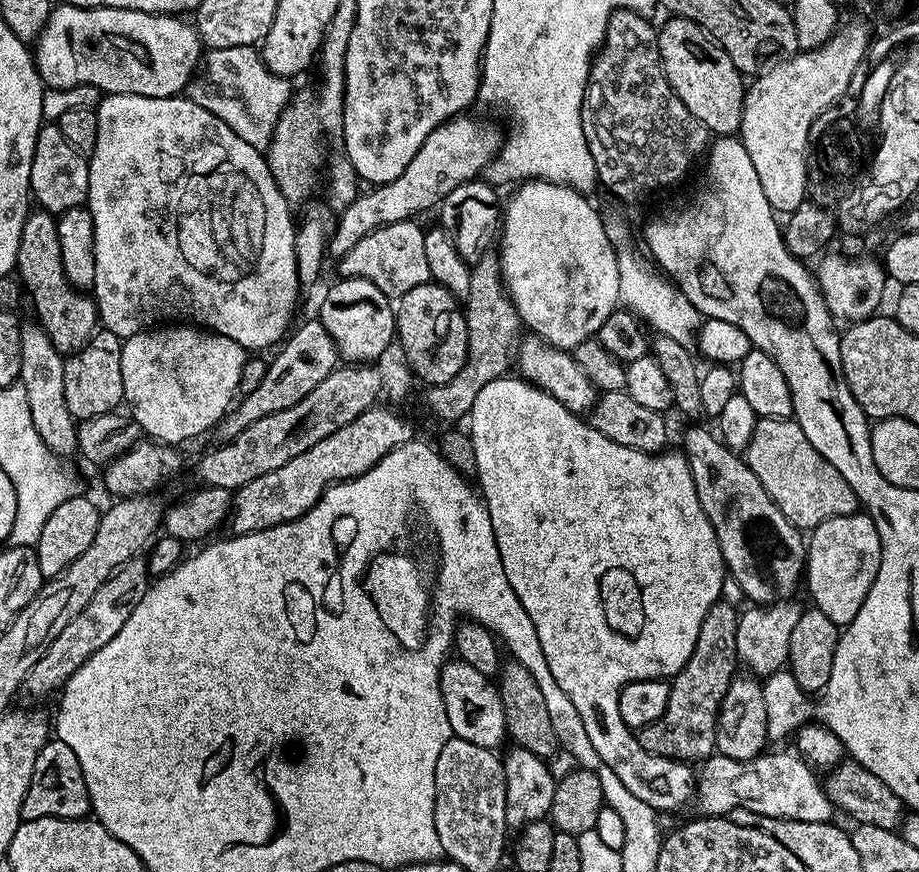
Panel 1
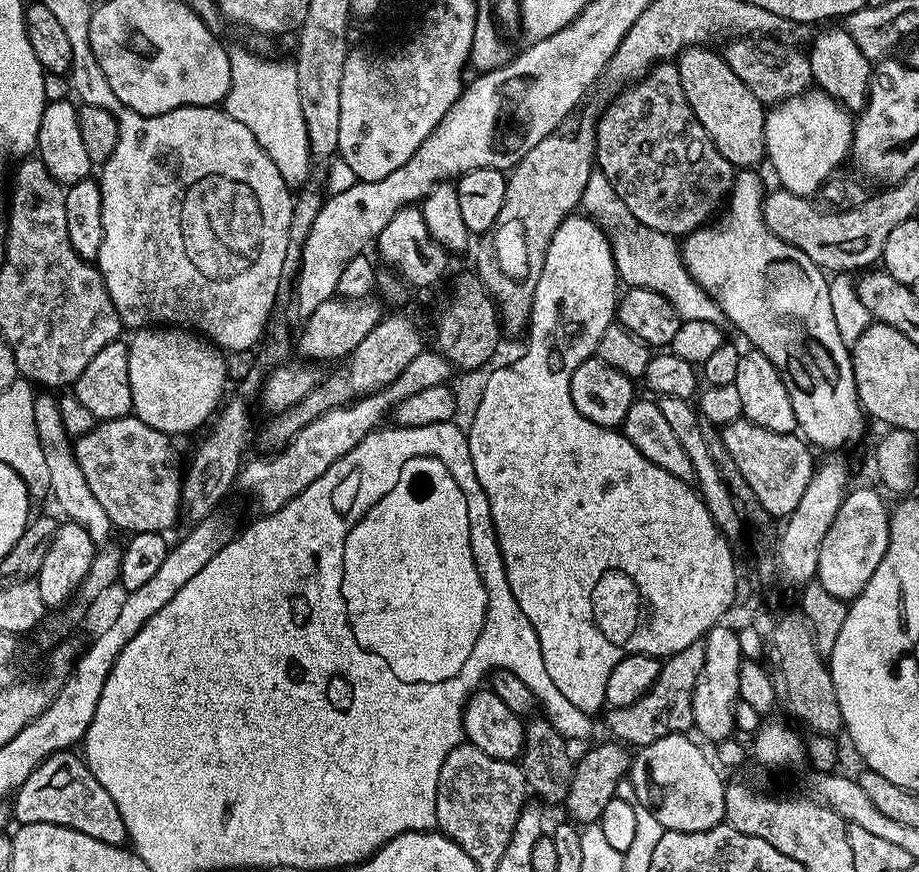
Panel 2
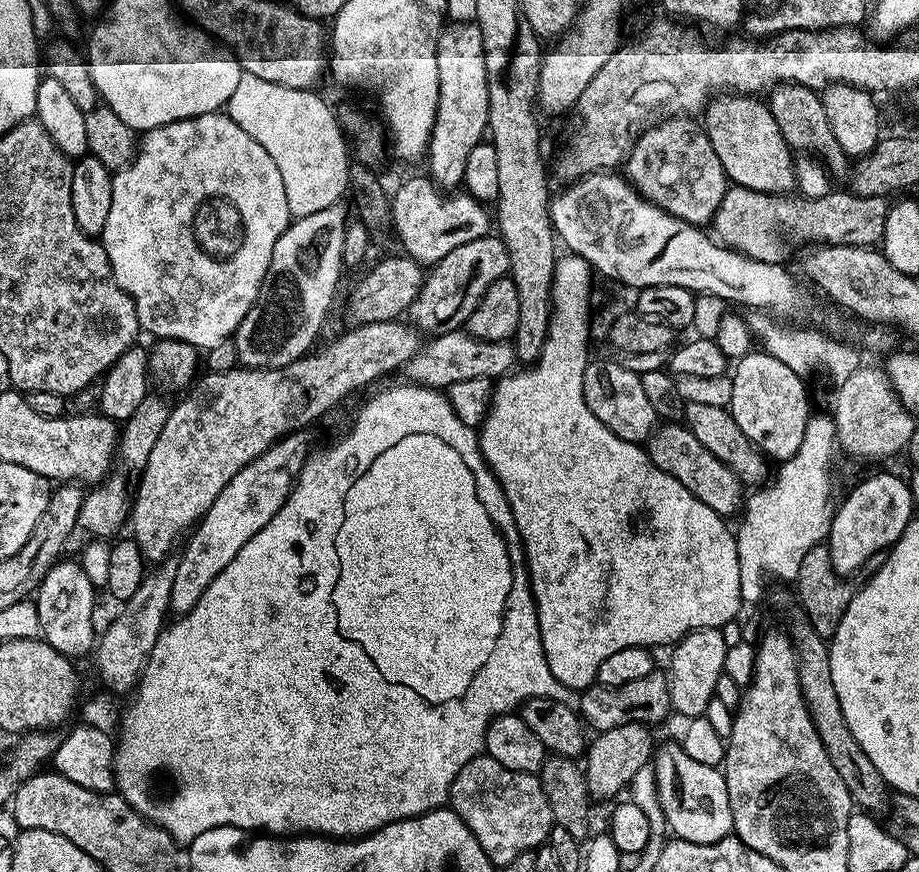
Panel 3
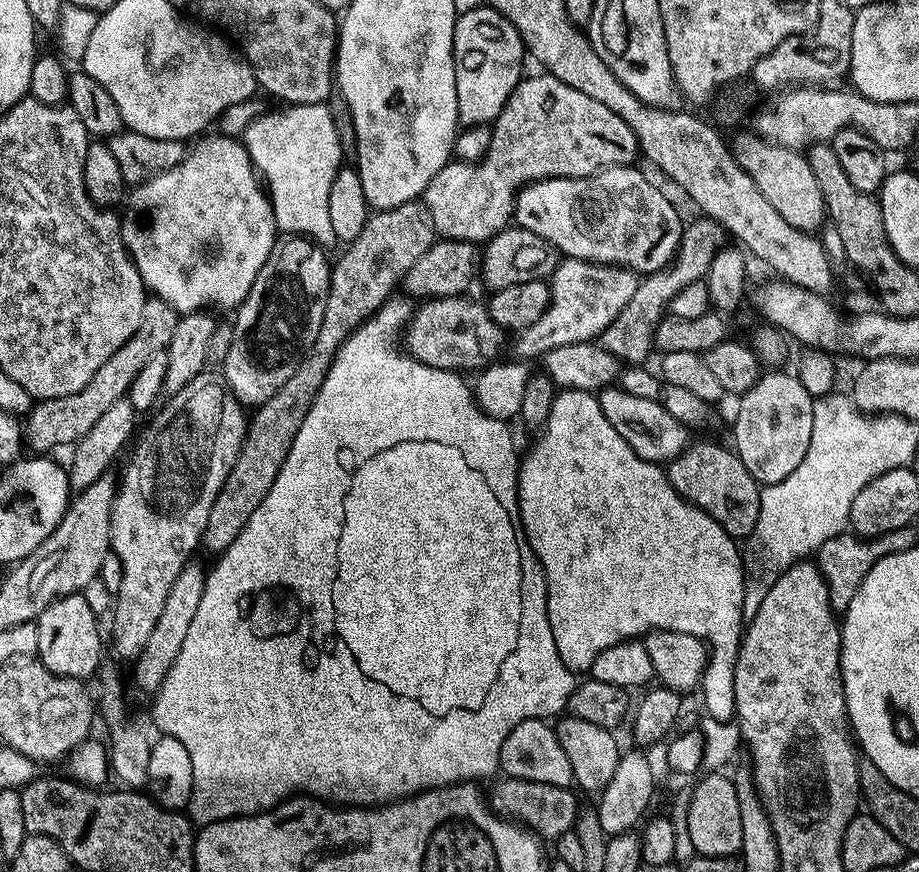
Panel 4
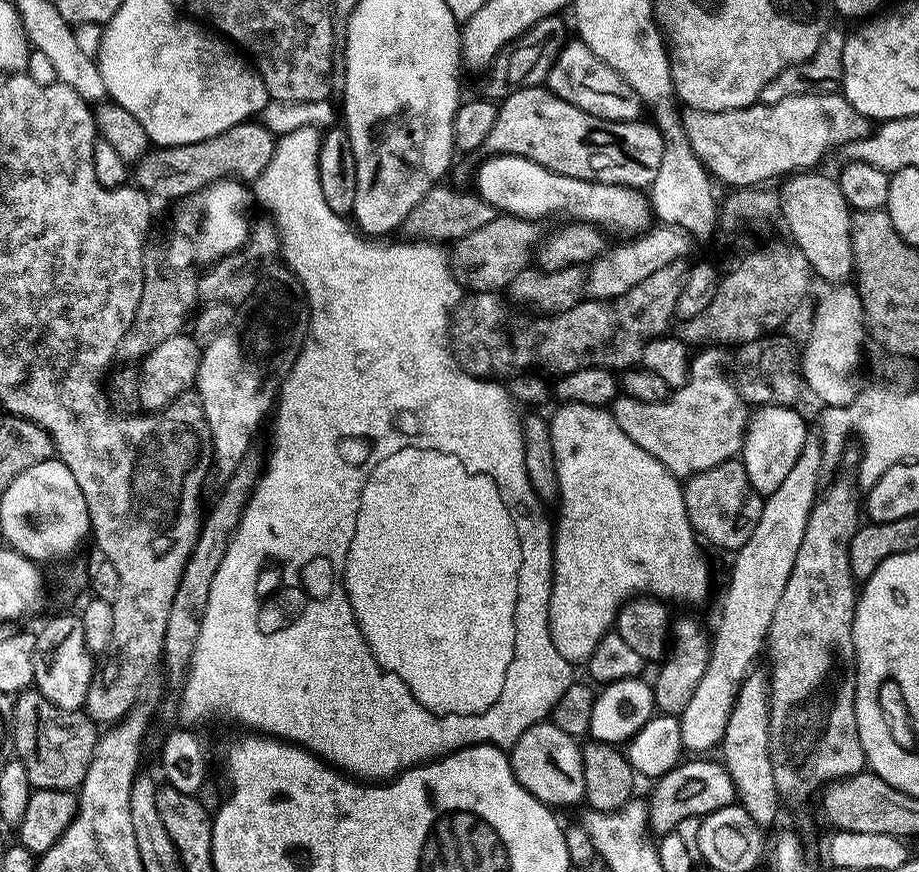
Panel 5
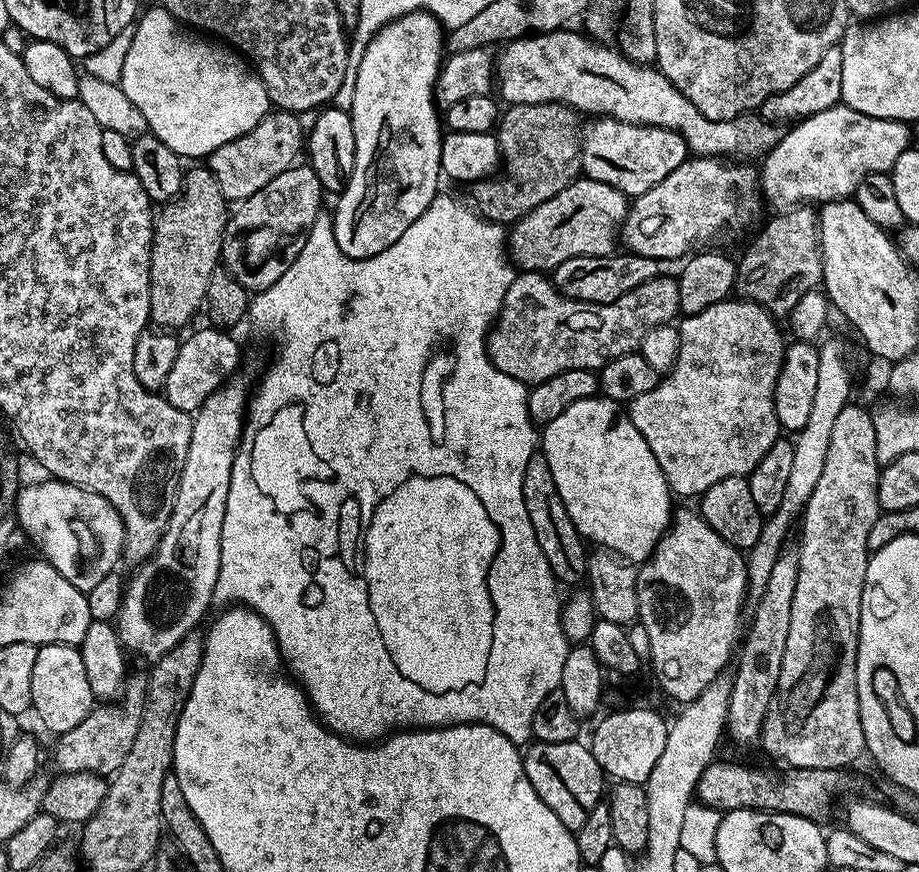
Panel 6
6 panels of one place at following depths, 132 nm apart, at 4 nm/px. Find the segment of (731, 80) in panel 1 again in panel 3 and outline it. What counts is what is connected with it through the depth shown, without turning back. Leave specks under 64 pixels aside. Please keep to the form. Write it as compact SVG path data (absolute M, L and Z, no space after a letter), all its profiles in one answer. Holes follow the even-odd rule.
M739 94L717 95L703 113L702 127L710 138L710 146L714 146L714 154L718 154L718 162L722 162L724 173L735 187L781 194L791 193L797 187L794 153L786 138L782 138L782 130L778 130L778 122L774 122L774 114L763 99Z

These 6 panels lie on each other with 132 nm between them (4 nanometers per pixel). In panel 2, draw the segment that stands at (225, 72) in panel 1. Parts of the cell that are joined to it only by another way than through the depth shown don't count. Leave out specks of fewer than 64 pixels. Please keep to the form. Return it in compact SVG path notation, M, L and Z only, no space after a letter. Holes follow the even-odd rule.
M233 47L228 54L232 81L222 101L223 111L234 118L234 122L242 122L242 126L254 134L258 146L262 146L274 166L278 166L278 174L282 174L289 186L304 184L312 172L314 157L306 138L306 124L302 122L295 63L264 60L268 58L244 48Z

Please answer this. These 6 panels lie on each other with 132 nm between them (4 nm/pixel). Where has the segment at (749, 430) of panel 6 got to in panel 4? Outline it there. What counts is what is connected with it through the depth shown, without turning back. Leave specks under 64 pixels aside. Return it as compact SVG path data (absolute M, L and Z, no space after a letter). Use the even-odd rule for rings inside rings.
M609 386L599 390L598 399L602 406L602 414L606 414L606 422L626 438L626 442L644 460L667 462L684 451L690 443L689 429L685 428L678 418L666 414L659 400L650 398L634 398L634 394L626 394L618 386Z

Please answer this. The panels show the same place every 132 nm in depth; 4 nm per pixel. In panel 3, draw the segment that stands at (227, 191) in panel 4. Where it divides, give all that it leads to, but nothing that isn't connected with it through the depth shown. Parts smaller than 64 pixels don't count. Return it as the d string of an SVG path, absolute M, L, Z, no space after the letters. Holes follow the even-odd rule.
M223 111L211 112L170 122L143 133L138 140L136 157L113 175L112 189L114 195L110 198L110 214L106 218L102 243L118 286L122 286L134 302L141 329L156 340L181 340L197 350L207 350L218 346L218 342L233 339L242 318L246 318L250 306L254 306L258 298L258 290L270 266L270 254L274 254L274 242L282 238L290 223L286 186L282 186L282 174L278 174L278 166L274 166L274 158L270 158L263 146L254 142L254 138L250 138L250 134L246 134L246 130L242 130L242 126L238 126L238 122L231 120Z

